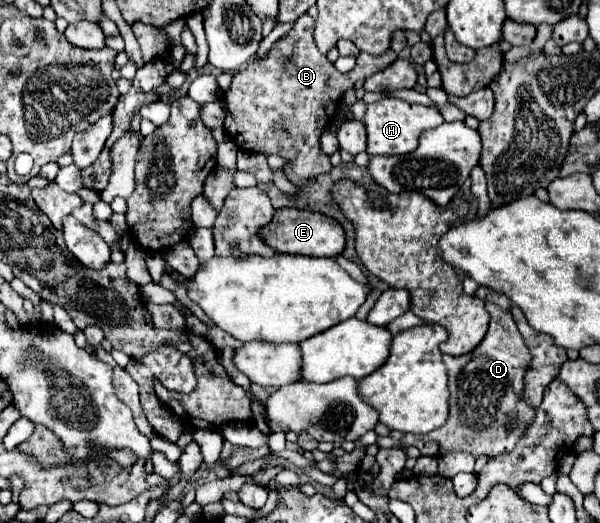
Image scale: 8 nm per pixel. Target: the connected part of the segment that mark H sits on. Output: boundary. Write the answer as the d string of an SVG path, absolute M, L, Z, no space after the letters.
M382 98L374 104L366 106L364 114L364 126L368 132L368 154L382 154L382 156L392 156L392 154L408 154L418 146L418 138L424 130L436 128L444 122L440 116L438 108L434 106L422 106L422 104L408 104L398 98Z

